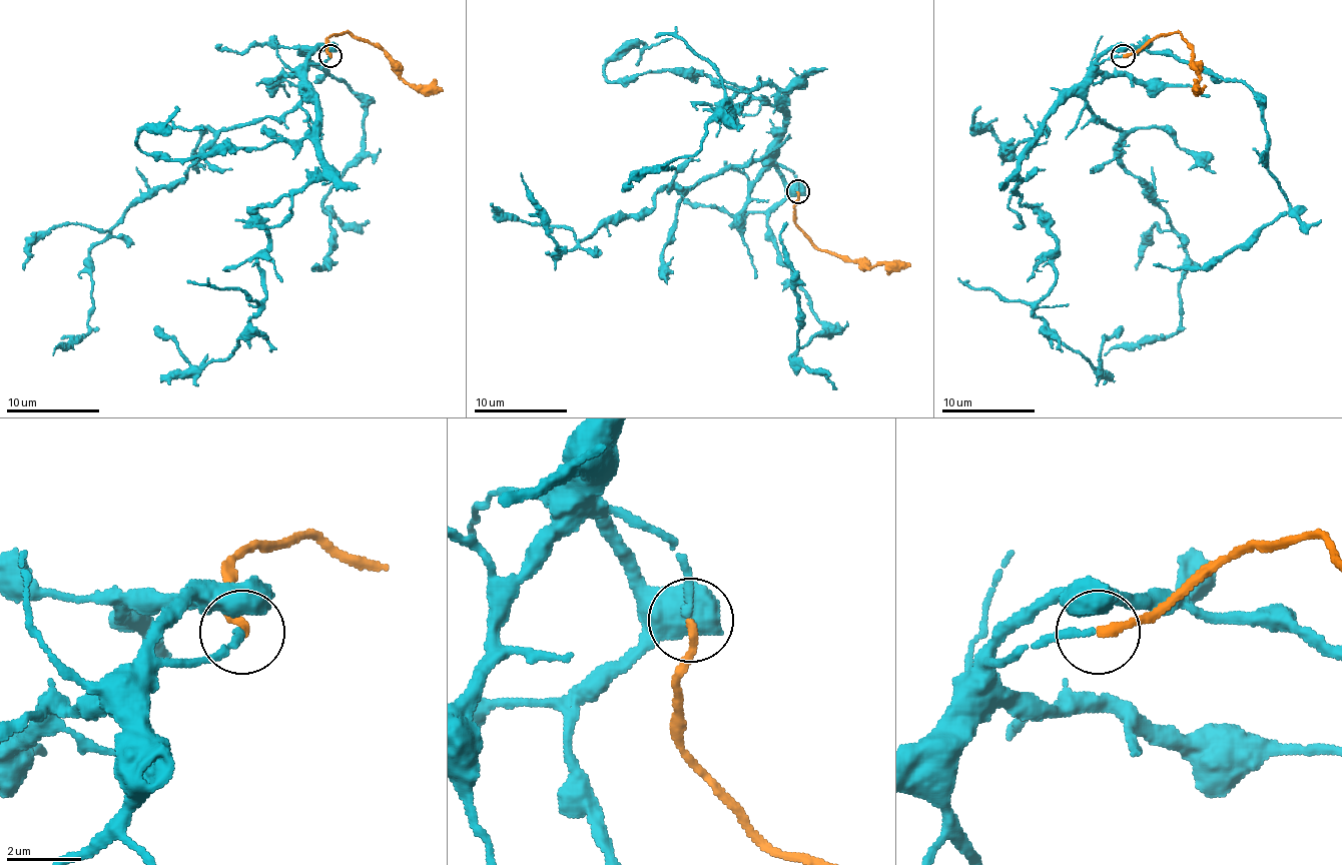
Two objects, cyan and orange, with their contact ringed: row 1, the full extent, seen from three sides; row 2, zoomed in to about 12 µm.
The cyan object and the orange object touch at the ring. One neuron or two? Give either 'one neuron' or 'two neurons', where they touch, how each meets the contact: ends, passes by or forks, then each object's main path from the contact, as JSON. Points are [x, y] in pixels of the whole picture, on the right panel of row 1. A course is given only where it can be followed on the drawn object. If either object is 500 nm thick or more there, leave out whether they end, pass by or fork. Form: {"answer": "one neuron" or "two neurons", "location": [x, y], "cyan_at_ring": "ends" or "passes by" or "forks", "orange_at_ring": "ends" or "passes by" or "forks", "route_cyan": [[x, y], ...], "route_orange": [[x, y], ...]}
{"answer": "one neuron", "location": [1123, 56], "cyan_at_ring": "passes by", "orange_at_ring": "ends", "route_cyan": [[1123, 55], [1046, 121], [1018, 172], [1057, 249], [1034, 312], [1099, 366], [1123, 328]], "route_orange": [[1123, 55], [1141, 50], [1153, 41], [1179, 32], [1188, 43], [1200, 81], [1195, 90]]}

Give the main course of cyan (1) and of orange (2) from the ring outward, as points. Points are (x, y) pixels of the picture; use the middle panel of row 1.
1: (798, 191), (775, 160), (791, 86), (742, 88), (726, 104), (735, 125), (726, 102), (693, 156), (621, 191)
2: (798, 191), (793, 221), (817, 247), (873, 268), (910, 263)

